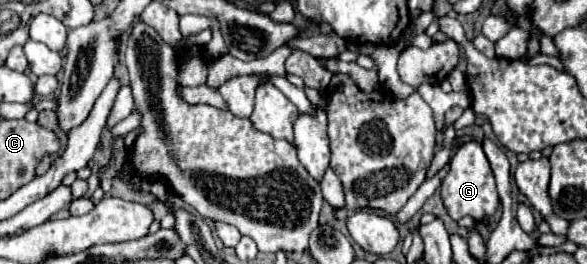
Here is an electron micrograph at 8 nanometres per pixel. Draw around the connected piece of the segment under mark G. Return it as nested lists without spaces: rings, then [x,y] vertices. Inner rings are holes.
[[[475,141],[463,143],[457,153],[451,159],[451,171],[441,183],[441,199],[447,209],[447,213],[459,221],[461,217],[469,215],[477,223],[481,223],[485,217],[491,217],[499,209],[499,195],[495,187],[495,177],[491,175],[491,165],[487,163],[487,157],[483,155],[483,147]]]

